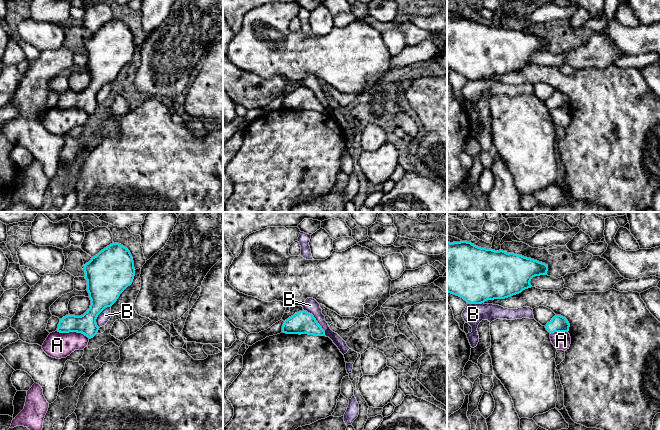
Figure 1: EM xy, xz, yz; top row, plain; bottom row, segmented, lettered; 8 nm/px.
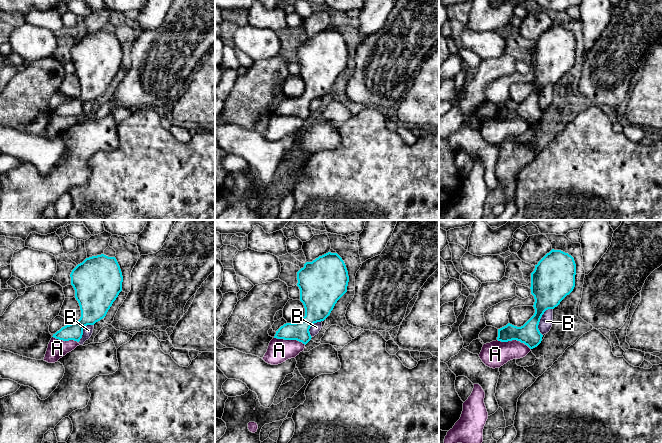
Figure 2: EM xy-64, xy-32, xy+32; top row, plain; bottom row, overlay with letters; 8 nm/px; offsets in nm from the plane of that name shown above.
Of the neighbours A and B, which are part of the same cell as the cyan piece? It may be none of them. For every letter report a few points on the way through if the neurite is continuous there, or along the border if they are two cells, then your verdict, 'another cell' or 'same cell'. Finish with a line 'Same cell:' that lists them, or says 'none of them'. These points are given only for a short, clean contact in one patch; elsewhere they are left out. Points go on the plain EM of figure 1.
A: along xy (57, 106), (60, 108), (81, 108), (89, 114) | another cell
B: another cell
Same cell: none of them

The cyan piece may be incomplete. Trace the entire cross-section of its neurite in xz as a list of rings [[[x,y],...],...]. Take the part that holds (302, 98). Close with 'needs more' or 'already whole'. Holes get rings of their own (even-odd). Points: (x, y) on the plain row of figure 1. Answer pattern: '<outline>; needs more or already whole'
[[[299,87],[284,97],[282,108],[286,110],[308,110],[325,112],[325,107],[314,92],[307,87]]]; already whole

